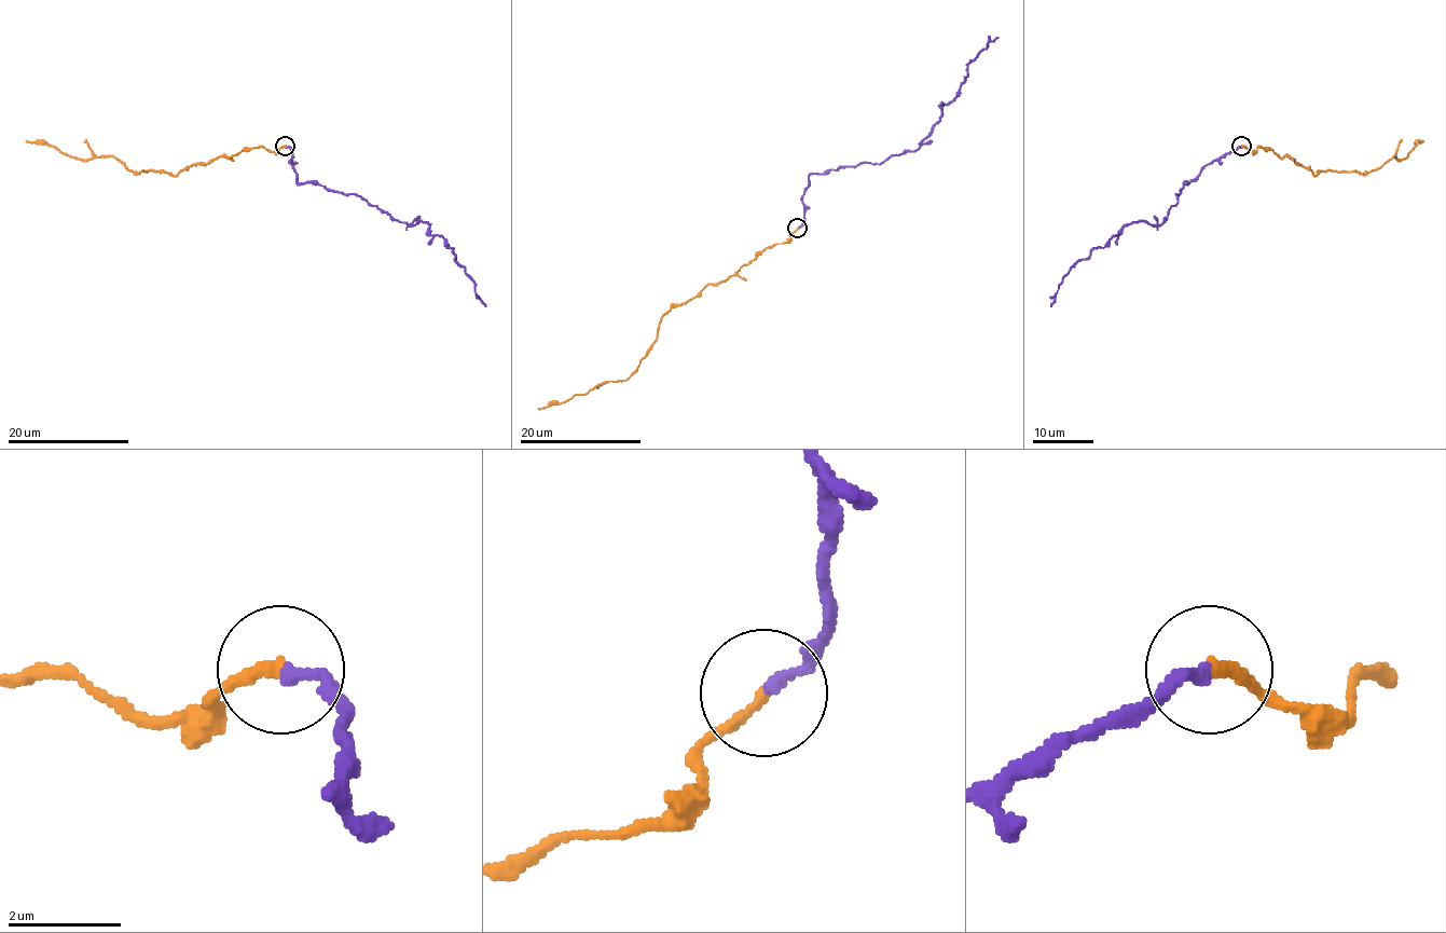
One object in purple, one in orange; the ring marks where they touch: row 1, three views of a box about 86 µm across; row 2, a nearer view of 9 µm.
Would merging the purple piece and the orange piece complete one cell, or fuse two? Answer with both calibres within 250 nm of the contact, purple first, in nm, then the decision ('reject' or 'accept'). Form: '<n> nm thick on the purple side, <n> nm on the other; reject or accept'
200 nm thick on the purple side, 220 nm on the other; accept

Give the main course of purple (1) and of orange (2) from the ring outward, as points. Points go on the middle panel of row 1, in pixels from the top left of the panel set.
1: (797, 229), (809, 175), (916, 150), (960, 91), (967, 66), (997, 37)
2: (797, 229), (674, 304), (624, 381), (537, 408)

